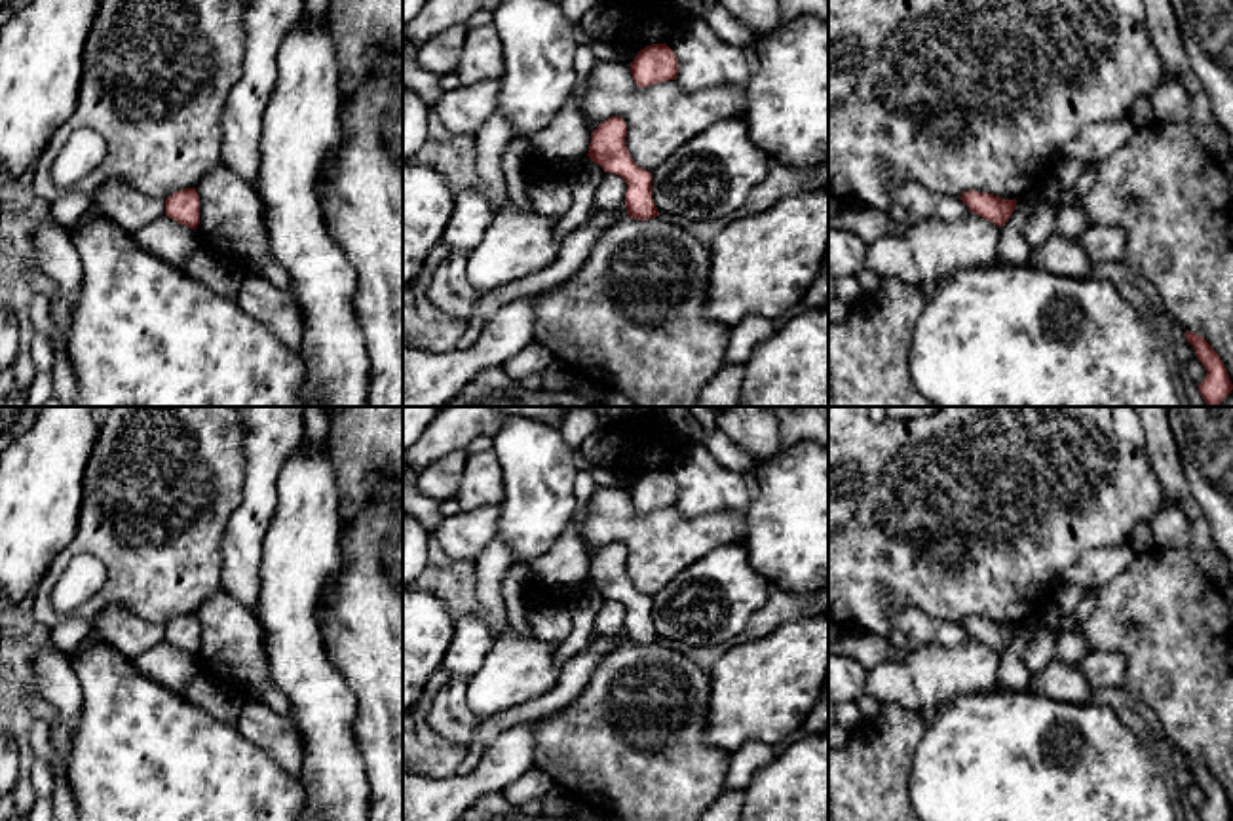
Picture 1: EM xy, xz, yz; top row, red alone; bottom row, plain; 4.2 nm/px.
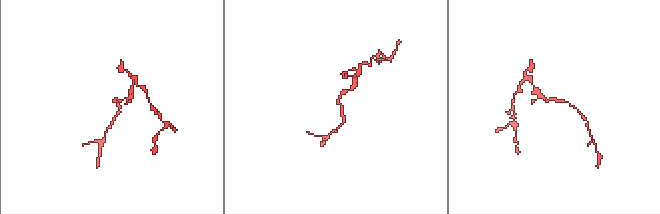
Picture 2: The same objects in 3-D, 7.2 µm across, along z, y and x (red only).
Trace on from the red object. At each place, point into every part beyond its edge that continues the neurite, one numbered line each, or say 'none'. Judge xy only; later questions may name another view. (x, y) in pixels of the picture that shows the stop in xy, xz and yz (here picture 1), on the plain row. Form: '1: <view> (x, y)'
none

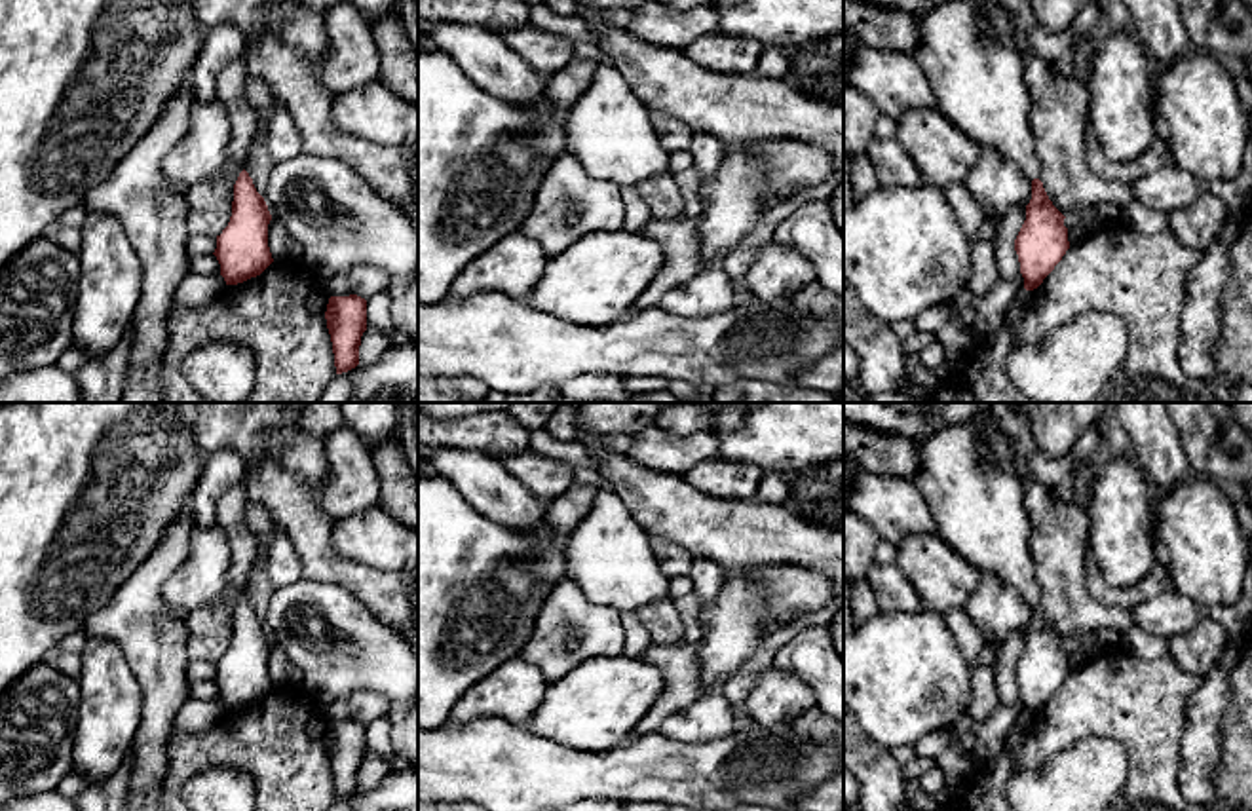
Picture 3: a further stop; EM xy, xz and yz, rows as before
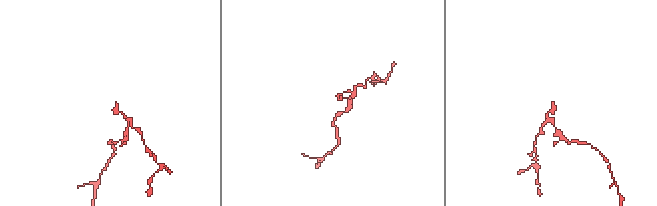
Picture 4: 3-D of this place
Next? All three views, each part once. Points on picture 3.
1: yz (979, 511)

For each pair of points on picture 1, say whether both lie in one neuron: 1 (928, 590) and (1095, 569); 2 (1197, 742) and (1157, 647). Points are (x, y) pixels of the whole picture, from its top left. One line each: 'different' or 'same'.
1: different
2: same

